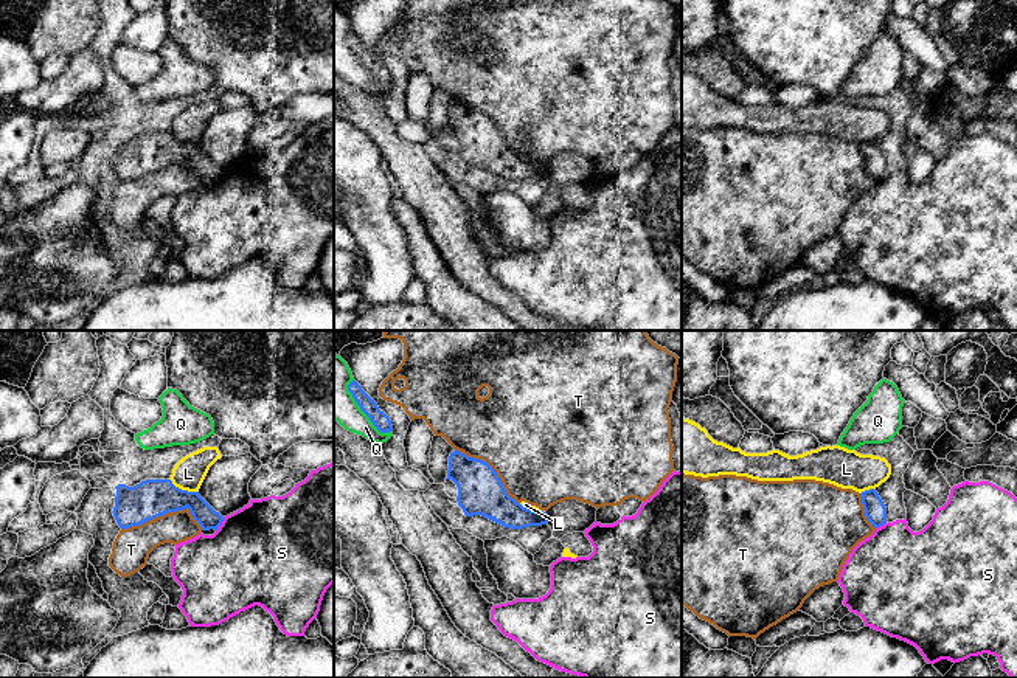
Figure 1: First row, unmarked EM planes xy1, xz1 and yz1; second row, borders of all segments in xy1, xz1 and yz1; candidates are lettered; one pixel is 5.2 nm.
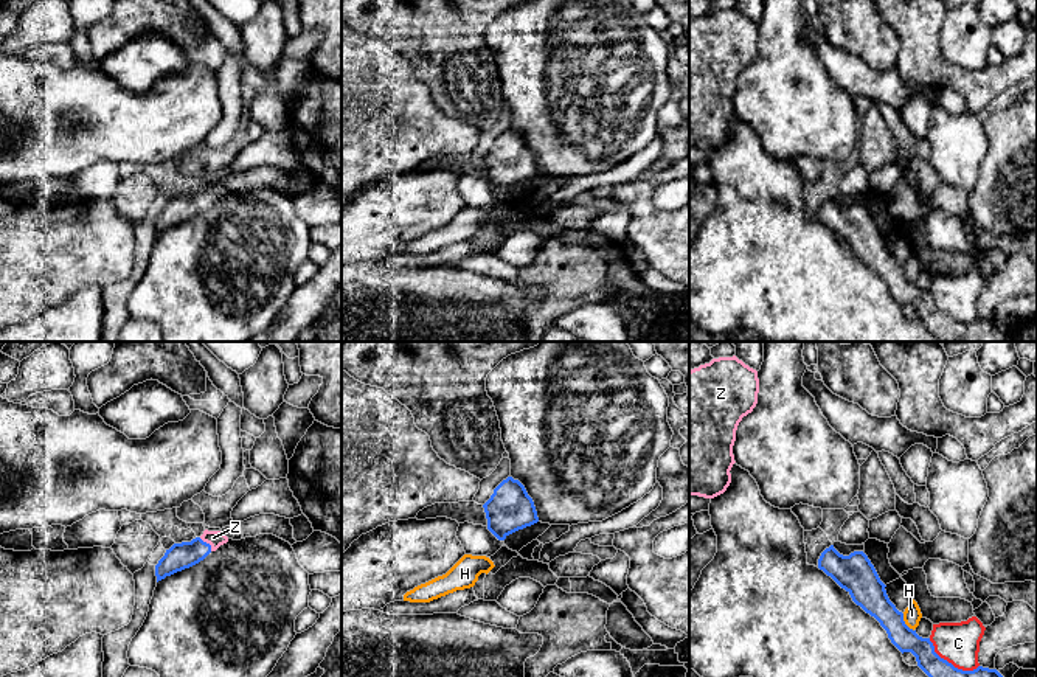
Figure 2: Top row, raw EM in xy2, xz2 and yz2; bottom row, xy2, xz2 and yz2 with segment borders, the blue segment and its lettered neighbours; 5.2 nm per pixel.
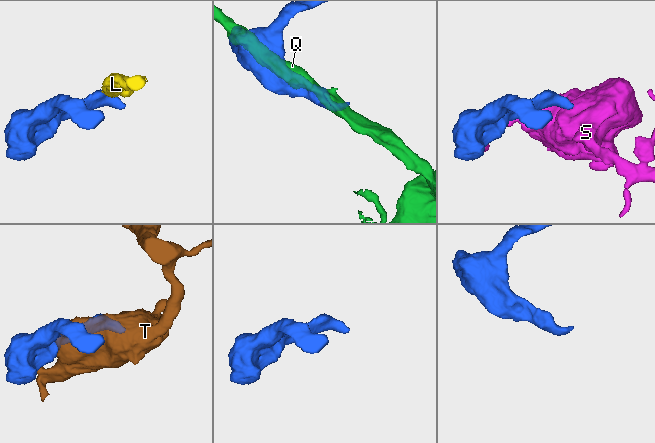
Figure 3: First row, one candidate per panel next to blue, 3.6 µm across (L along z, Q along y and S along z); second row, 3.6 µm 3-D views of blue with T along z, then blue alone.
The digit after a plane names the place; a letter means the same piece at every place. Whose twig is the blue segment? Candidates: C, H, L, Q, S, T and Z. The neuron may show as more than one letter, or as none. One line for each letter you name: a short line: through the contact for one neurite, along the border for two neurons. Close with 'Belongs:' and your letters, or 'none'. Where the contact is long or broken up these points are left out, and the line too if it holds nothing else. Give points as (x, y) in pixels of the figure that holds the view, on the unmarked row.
Z: xy2 (185, 207), (205, 194), (213, 190)
Belongs: Z

